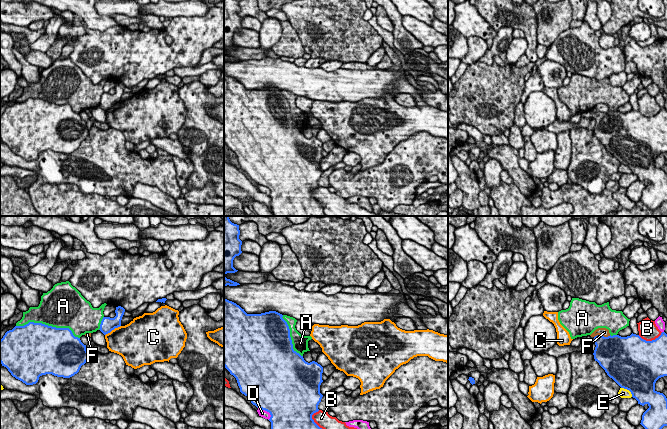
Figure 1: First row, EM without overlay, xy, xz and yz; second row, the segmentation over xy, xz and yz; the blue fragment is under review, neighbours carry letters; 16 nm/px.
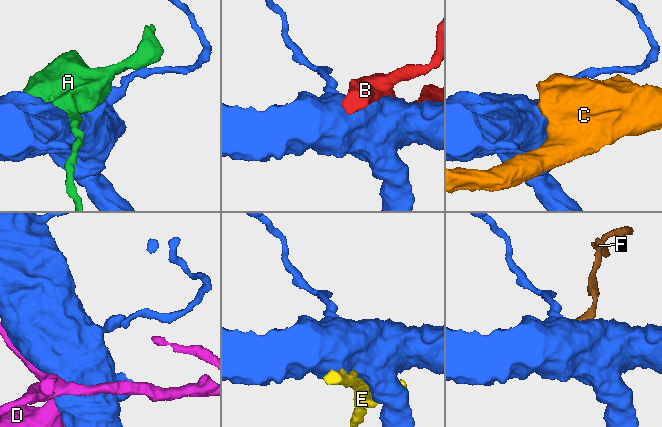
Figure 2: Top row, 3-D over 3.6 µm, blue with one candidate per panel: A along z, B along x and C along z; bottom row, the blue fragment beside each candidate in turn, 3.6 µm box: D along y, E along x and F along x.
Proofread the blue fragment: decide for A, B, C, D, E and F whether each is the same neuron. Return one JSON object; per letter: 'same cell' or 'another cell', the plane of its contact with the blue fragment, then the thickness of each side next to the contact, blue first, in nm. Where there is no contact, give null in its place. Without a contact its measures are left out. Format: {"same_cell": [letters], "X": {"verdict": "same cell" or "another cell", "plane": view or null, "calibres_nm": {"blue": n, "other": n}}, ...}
{"same_cell": [], "A": {"verdict": "another cell", "plane": "xy", "calibres_nm": {"blue": 500, "other": 480}}, "B": {"verdict": "another cell", "plane": "yz", "calibres_nm": {"blue": 500, "other": 300}}, "C": {"verdict": "another cell", "plane": "xy", "calibres_nm": {"blue": 240, "other": 460}}, "D": {"verdict": "another cell", "plane": "xz", "calibres_nm": {"blue": 500, "other": 120}}, "E": {"verdict": "another cell", "plane": "yz", "calibres_nm": {"blue": 500, "other": 160}}, "F": {"verdict": "another cell", "plane": "yz", "calibres_nm": {"blue": 440, "other": 130}}}

